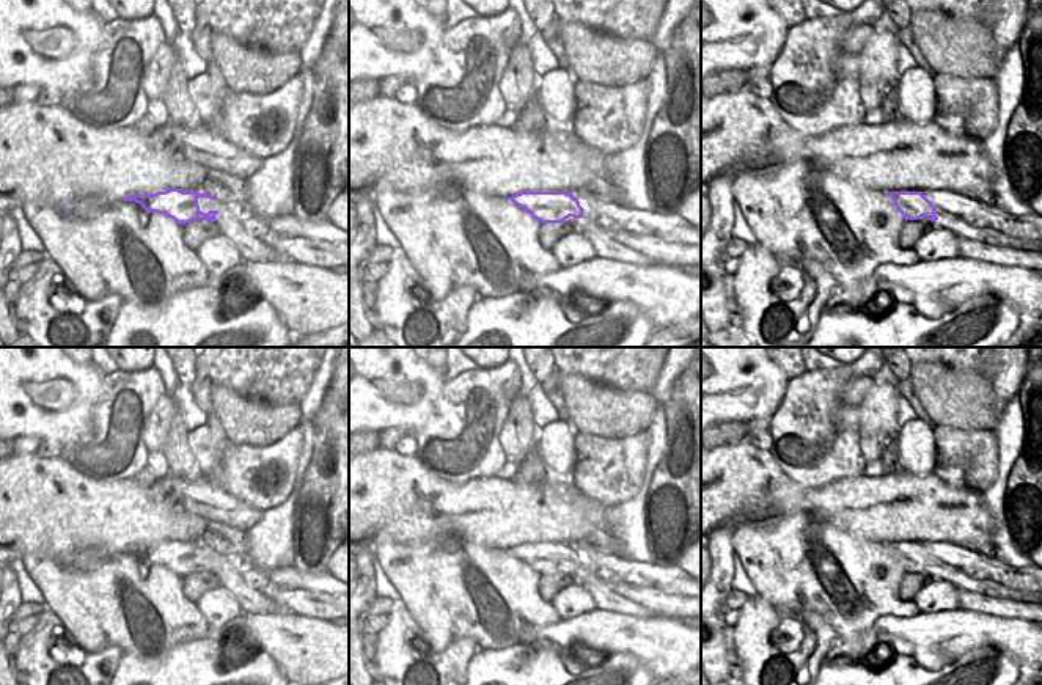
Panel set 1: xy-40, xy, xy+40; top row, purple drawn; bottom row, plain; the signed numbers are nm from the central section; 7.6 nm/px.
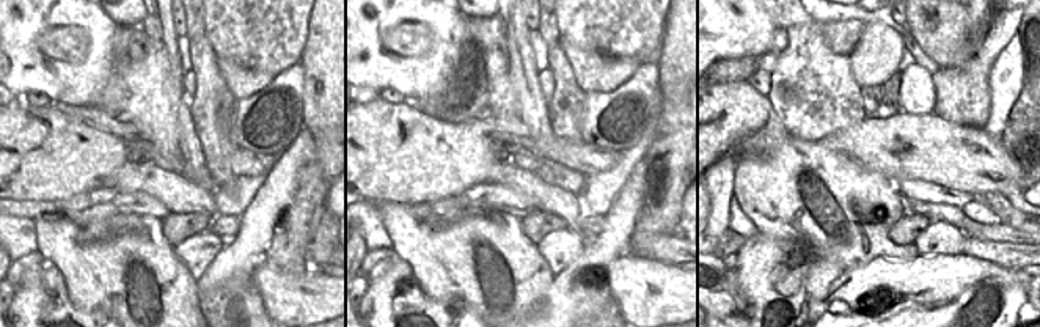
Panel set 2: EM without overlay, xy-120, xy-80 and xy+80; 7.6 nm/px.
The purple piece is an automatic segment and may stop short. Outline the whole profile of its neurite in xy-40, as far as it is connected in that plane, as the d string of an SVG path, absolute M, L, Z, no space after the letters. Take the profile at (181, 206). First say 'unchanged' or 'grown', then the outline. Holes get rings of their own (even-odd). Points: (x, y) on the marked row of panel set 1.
unchanged | M168 189L152 195L130 195L121 201L135 201L148 212L163 214L173 218L179 225L190 223L193 220L215 222L218 211L209 211L207 214L200 211L198 198L204 196L215 200L207 193L198 193L193 190L182 192L179 189Z

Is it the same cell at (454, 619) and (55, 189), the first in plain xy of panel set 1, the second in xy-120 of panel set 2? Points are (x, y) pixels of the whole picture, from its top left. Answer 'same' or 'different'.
different

